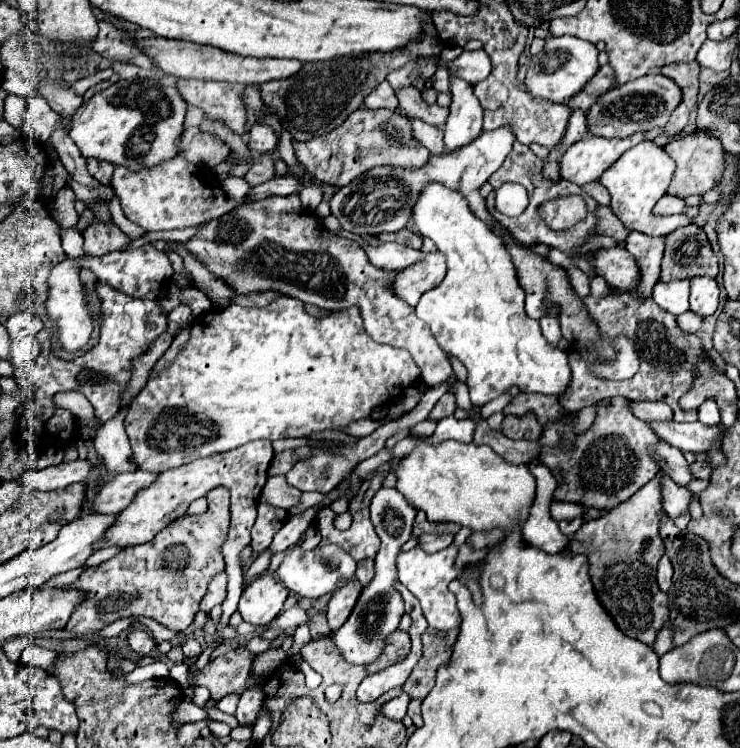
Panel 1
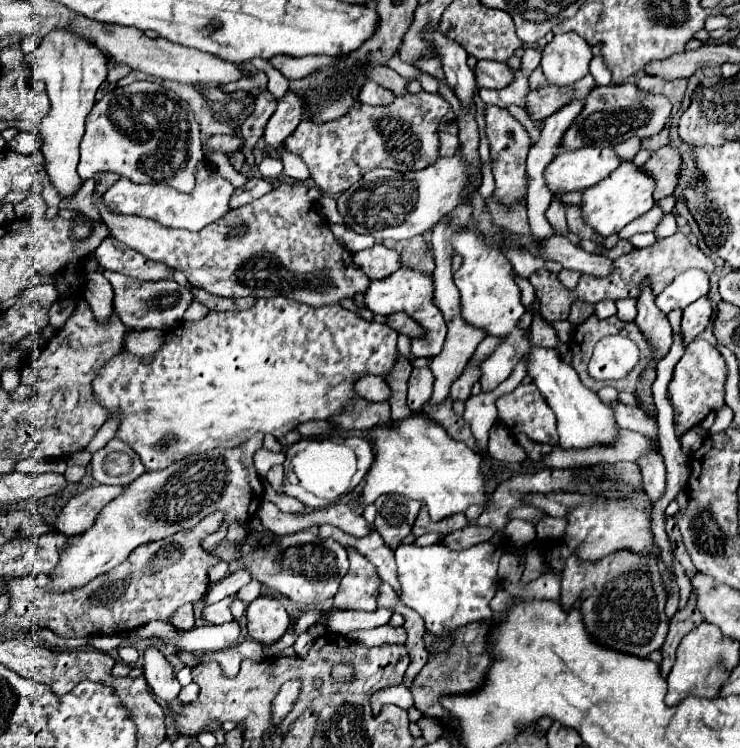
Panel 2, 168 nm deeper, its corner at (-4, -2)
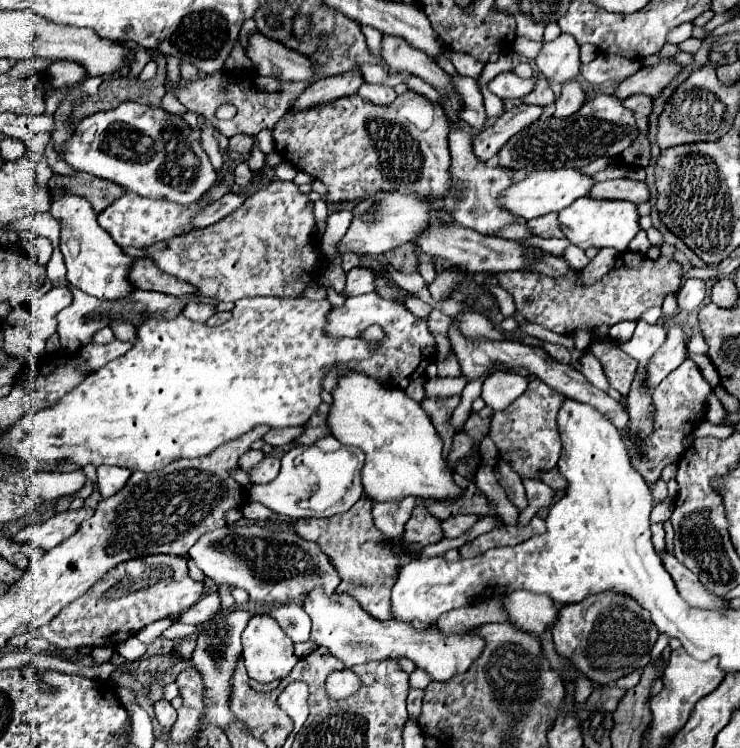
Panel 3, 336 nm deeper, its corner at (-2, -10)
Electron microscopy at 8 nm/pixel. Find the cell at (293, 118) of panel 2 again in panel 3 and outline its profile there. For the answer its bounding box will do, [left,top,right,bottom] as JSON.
[294,67,364,109]

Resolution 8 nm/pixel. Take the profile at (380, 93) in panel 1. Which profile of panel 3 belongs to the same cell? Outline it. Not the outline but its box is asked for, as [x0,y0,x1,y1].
[358,83,396,105]

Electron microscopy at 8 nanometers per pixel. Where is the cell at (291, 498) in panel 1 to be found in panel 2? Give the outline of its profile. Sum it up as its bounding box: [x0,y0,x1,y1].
[268,465,284,493]

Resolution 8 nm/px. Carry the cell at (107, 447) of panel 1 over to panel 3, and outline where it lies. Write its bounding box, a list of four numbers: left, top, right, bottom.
[98,467,132,497]

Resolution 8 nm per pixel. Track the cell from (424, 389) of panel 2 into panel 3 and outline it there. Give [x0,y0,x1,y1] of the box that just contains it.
[426,377,466,397]

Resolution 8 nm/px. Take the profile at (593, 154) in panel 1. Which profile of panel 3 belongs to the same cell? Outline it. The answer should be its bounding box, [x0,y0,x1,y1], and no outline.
[498,169,594,221]

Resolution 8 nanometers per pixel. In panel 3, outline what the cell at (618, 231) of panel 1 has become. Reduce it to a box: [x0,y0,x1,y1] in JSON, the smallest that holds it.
[526,215,564,239]

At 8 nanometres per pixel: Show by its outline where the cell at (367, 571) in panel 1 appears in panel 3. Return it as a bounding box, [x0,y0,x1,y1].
[406,689,424,721]

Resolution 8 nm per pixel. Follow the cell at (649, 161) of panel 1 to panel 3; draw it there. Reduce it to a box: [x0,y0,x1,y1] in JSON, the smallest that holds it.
[558,197,640,251]

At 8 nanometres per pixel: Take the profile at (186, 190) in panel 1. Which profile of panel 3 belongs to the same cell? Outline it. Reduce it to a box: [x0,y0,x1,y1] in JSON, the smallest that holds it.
[98,193,206,248]

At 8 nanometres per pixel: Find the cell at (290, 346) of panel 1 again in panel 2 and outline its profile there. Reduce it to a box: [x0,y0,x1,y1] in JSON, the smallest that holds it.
[94,295,398,471]

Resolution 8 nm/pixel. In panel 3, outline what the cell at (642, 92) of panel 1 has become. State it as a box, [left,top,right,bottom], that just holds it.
[498,95,636,171]

